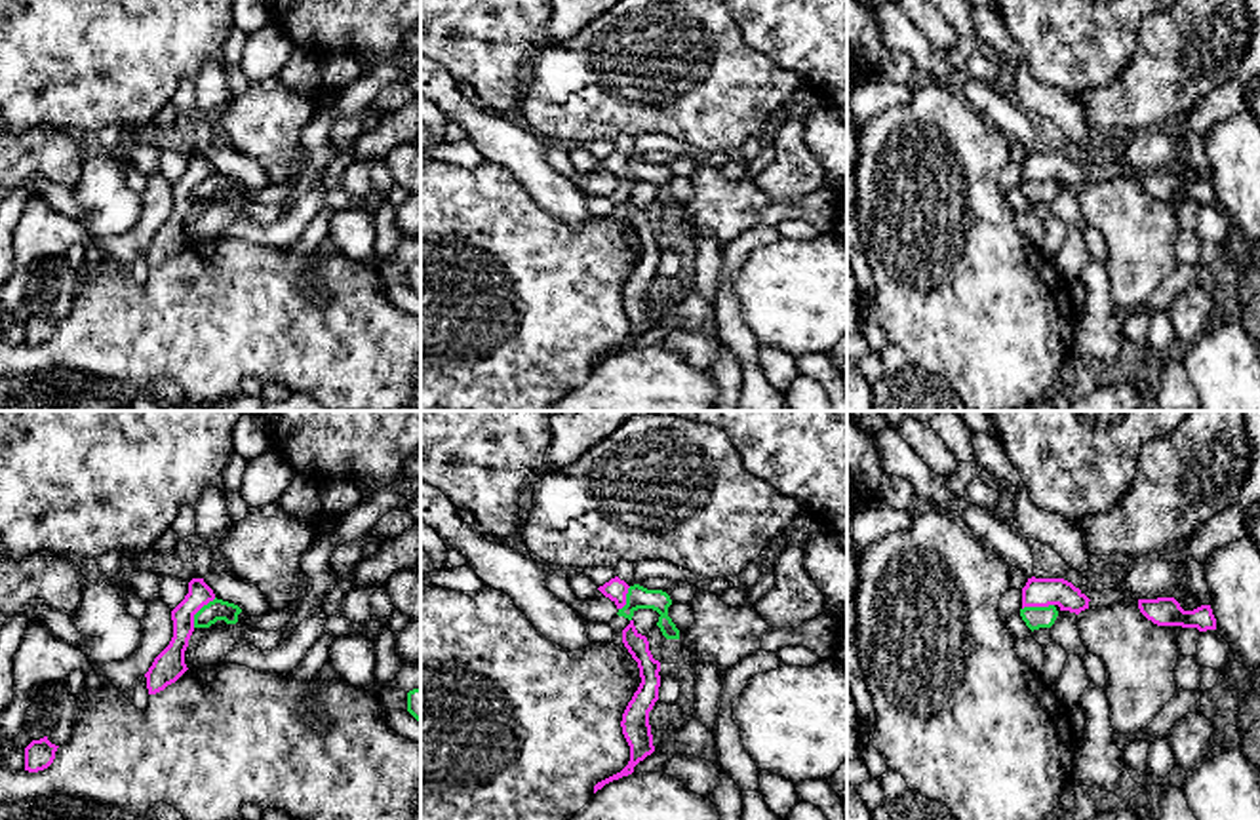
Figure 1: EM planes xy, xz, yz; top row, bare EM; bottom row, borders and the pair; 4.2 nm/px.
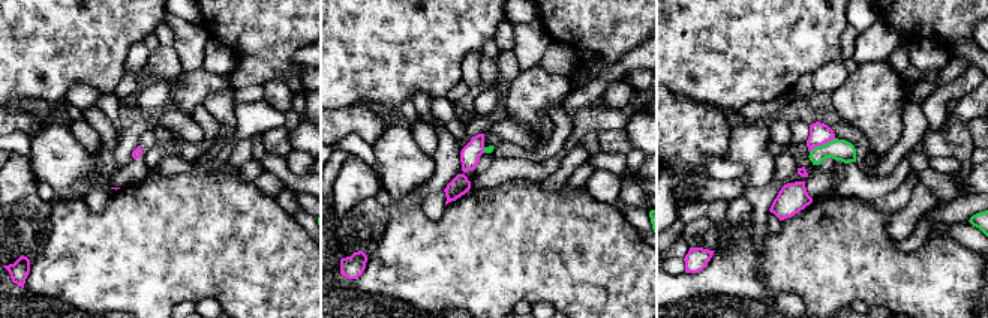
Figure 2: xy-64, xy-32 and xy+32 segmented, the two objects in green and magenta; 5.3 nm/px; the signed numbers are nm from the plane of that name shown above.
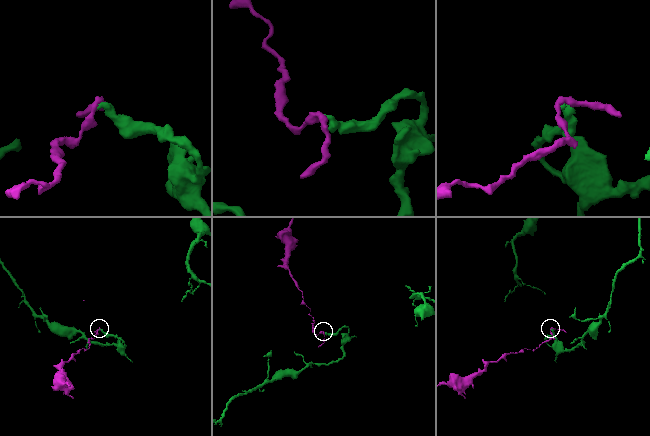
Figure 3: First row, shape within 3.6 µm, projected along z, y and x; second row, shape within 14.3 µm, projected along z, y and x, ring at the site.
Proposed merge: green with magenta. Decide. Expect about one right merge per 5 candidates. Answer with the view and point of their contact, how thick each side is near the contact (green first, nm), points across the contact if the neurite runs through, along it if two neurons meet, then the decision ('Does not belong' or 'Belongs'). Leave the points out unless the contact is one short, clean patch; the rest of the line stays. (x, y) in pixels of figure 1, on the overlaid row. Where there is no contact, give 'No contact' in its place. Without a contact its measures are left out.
Touches green at xy (198, 611). Thickness 90 nm (green) against 120 nm. Boundary: xy (216, 598), (195, 615), (193, 626). Does not belong

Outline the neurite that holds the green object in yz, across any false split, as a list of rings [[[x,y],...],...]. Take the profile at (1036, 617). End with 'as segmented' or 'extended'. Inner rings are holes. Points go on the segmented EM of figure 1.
[[[1054,605],[1024,607],[1024,609],[1020,609],[1020,616],[1026,622],[1026,626],[1034,632],[1039,628],[1051,628],[1058,616],[1058,611]]]; as segmented

